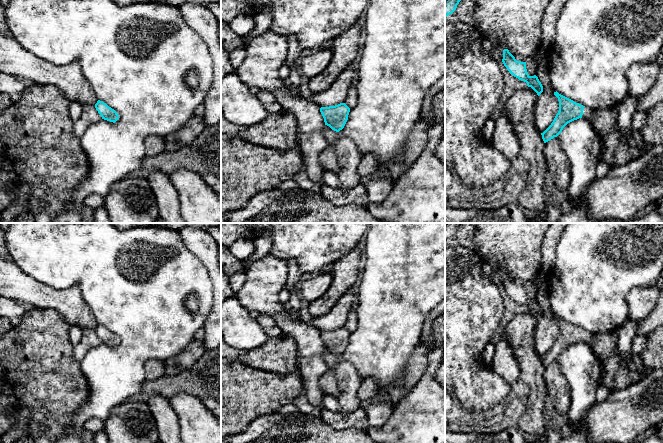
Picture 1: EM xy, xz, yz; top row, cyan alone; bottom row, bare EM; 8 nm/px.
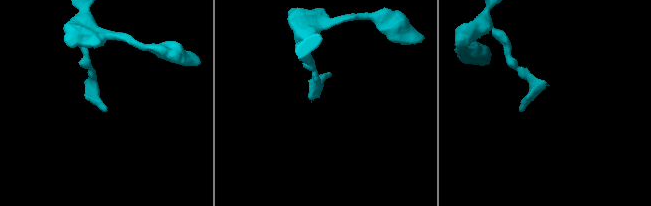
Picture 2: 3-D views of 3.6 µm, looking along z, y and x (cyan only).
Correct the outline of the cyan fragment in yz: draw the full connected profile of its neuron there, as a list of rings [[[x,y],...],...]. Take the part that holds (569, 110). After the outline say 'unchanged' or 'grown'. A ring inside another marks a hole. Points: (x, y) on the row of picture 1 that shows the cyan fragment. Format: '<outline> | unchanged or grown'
[[[557,91],[554,92],[554,95],[559,100],[559,111],[551,125],[541,133],[544,143],[557,137],[568,123],[579,118],[587,119],[593,118],[594,116],[594,110],[590,110],[585,106],[574,102],[573,100],[559,94]]] | grown

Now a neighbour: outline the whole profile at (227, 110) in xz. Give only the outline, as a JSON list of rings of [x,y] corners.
[[[235,72],[221,79],[221,113],[231,123],[251,126],[261,123],[268,112]]]

